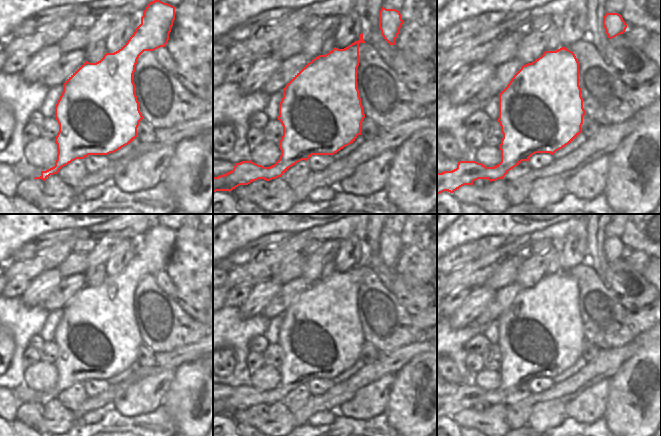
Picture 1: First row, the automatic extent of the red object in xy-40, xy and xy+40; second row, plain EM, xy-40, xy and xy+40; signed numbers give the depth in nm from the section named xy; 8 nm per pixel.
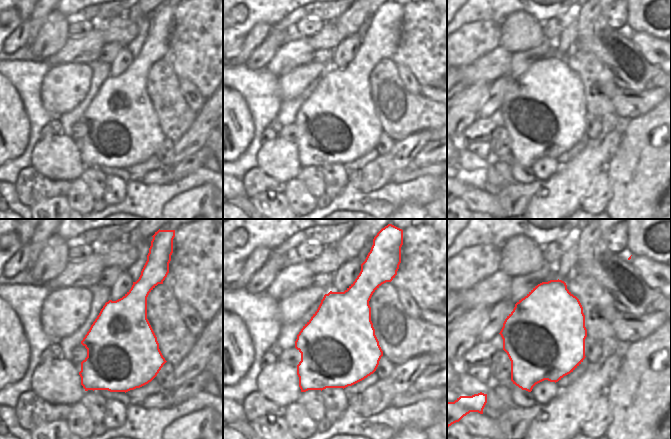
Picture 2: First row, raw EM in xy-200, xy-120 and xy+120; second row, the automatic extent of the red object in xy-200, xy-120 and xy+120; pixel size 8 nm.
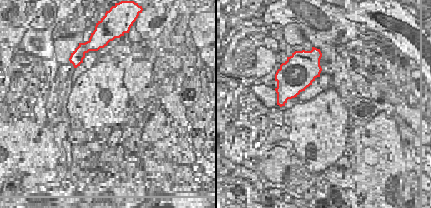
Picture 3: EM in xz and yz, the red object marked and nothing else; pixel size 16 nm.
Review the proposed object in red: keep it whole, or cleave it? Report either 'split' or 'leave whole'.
leave whole

